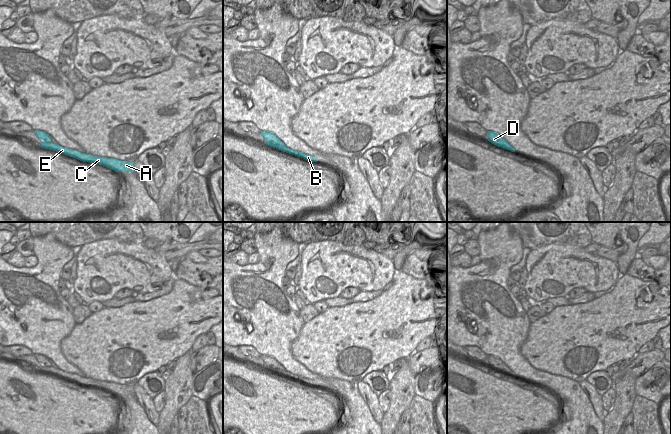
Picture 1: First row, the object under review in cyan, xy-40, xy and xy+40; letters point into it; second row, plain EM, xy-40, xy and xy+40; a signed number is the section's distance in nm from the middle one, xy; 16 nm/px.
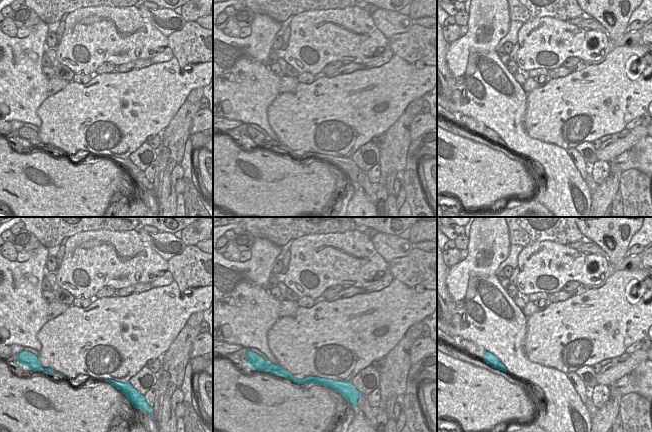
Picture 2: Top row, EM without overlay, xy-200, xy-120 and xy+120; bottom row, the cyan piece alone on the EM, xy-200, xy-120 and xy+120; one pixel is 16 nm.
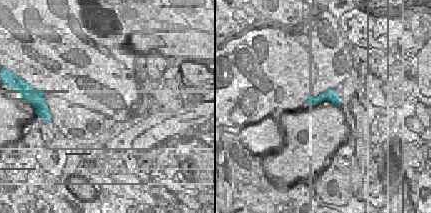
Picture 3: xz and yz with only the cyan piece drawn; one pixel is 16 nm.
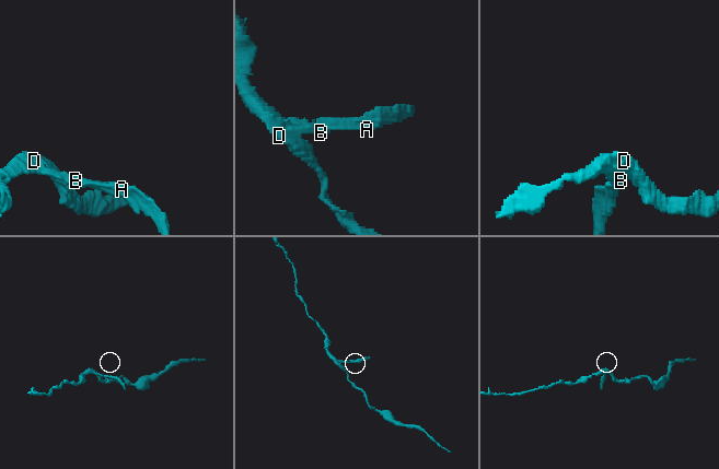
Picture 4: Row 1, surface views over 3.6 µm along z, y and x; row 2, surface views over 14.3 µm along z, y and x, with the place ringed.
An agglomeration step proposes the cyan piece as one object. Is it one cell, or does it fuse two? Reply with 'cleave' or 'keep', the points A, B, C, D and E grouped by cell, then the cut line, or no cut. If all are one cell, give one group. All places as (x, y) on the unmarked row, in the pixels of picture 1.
cleave; A B C E / D; cut in xy along (269, 369), (279, 368), (285, 370)

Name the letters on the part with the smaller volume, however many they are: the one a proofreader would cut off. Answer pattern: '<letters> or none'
A, B, C, E

